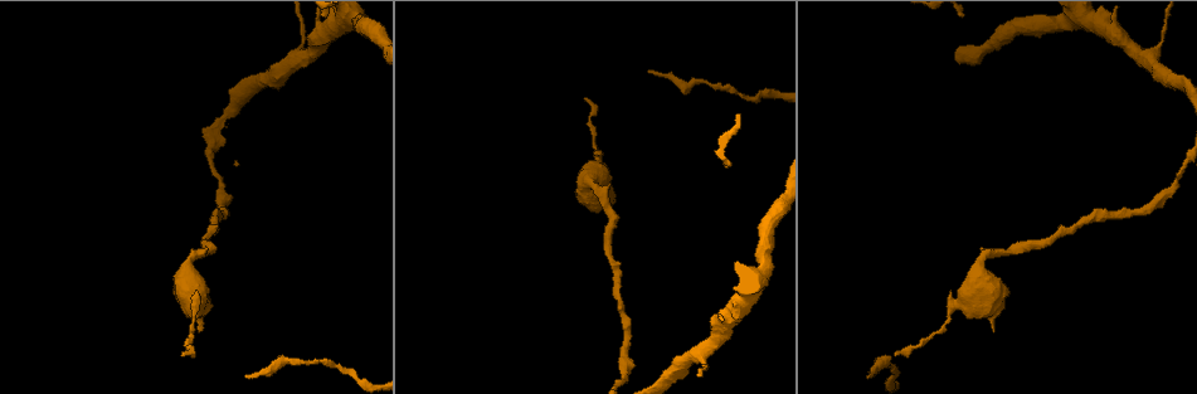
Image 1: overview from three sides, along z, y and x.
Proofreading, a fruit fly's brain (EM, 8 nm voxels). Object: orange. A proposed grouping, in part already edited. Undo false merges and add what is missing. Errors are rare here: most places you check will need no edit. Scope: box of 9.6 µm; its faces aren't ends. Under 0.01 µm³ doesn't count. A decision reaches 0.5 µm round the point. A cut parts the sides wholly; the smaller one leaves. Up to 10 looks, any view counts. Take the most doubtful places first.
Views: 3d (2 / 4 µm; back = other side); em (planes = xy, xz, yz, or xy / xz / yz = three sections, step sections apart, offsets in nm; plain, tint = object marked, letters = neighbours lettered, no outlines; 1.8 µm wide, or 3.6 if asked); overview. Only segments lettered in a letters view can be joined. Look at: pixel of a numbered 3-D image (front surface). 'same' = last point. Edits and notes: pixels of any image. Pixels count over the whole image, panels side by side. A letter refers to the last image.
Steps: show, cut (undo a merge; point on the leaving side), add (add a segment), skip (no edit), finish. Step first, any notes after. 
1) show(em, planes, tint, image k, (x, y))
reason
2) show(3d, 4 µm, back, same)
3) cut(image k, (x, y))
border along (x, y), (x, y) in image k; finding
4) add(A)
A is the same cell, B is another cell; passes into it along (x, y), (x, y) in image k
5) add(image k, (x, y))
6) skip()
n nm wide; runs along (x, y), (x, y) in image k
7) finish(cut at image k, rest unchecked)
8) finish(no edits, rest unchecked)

show(3d, 4 µm, image 1, (246, 378))
end of a long branch

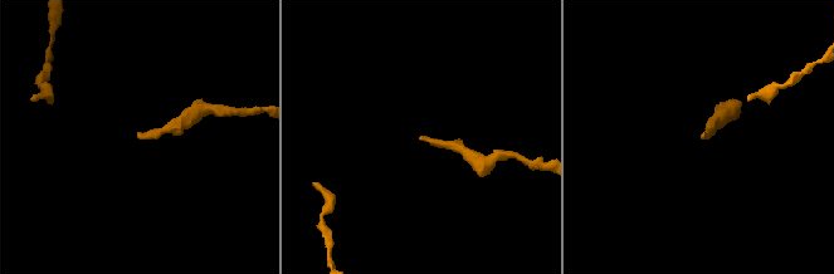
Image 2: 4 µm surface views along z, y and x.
show(em, xz, step 8, letters, image 2, (702, 138))
shape alone is not enough

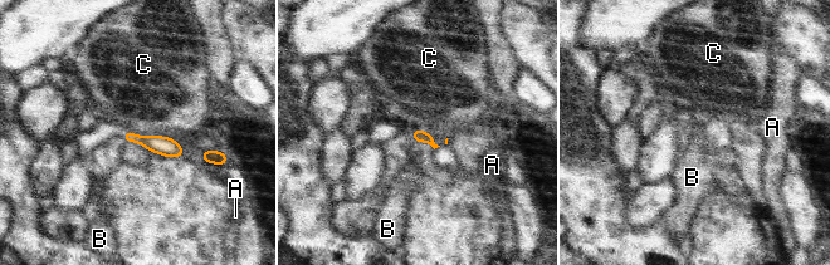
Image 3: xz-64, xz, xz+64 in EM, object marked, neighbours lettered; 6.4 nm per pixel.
show(em, planes, letters, same)

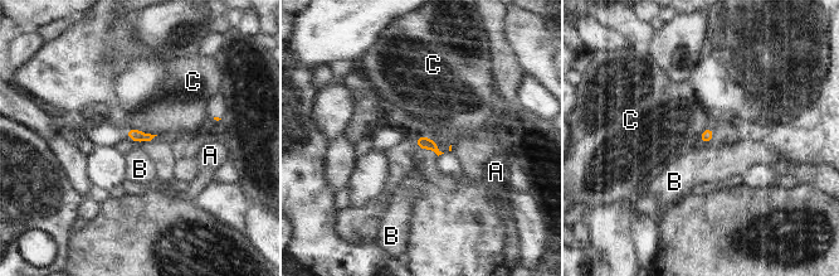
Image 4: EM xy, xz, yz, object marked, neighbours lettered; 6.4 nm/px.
skip()
C touches over 200 nm; A, B and C are other cells; border along (127, 127), (156, 135) in image 4; none of them fits

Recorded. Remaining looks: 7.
show(3d, 4 µm, image 1, (198, 332))
free end

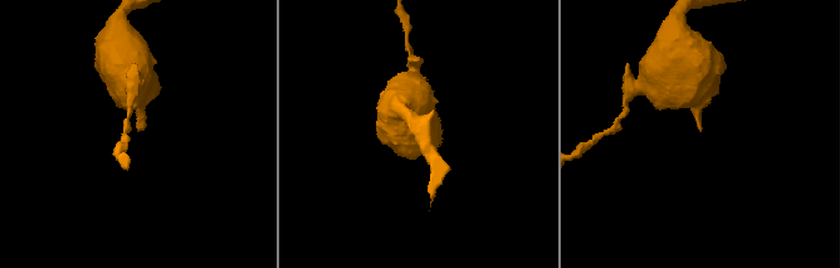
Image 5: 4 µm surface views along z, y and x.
show(em, planes, tint, image 5, (702, 127))
now the EM

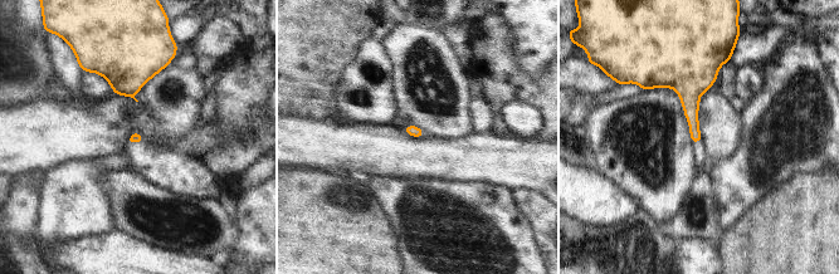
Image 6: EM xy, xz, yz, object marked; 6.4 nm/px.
show(em, planes, letters, same)
what lies round it

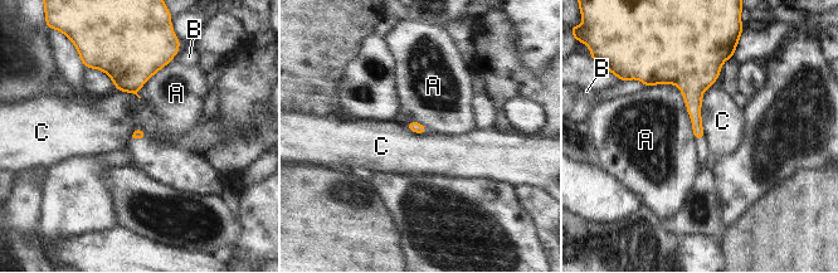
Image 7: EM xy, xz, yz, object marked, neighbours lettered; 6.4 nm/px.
skip()
A, B and C are other cells; border along (702, 96), (701, 128), (705, 137) in image 7; no lettered segment goes on from it

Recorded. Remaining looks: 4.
show(em, xy, step 4, tint, image 1, (586, 99))
thin end

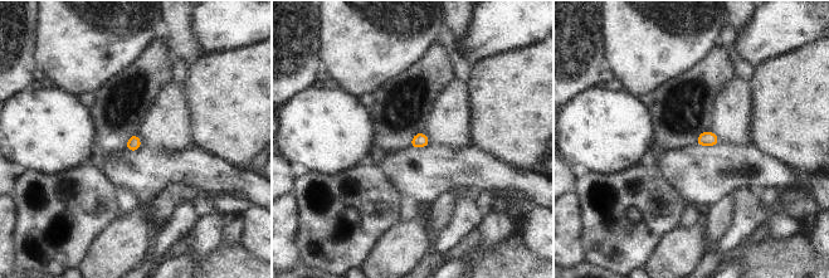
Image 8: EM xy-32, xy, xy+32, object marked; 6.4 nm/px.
show(em, planes, letters, same)
another direction

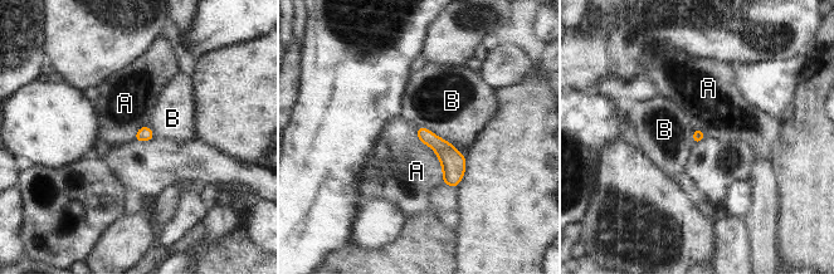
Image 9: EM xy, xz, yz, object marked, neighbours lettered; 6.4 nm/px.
skip()
A and B are other cells; runs along (419, 130), (450, 158), (454, 182) in image 9; no lettered segment goes on from it

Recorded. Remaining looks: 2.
show(em, xz, step 16, letters, image 1, (697, 352))
three-way junction

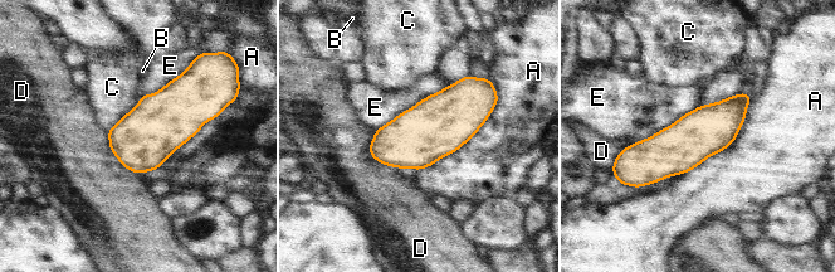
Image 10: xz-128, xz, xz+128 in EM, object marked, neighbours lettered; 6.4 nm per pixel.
show(em, planes, letters, same)

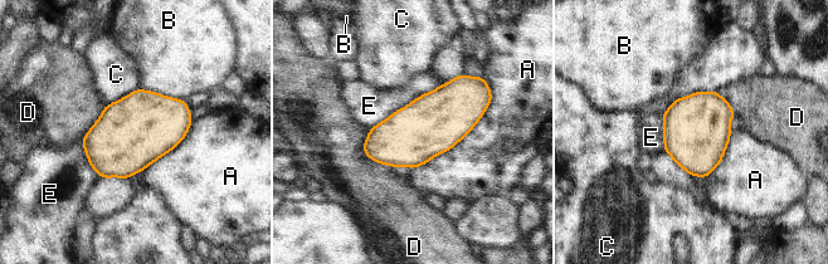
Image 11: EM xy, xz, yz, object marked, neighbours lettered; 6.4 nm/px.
skip()
380 nm wide; A, B, C, D and E are other cells; continuous, no second cell

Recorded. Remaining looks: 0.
finish(no edits, rest unchecked)

